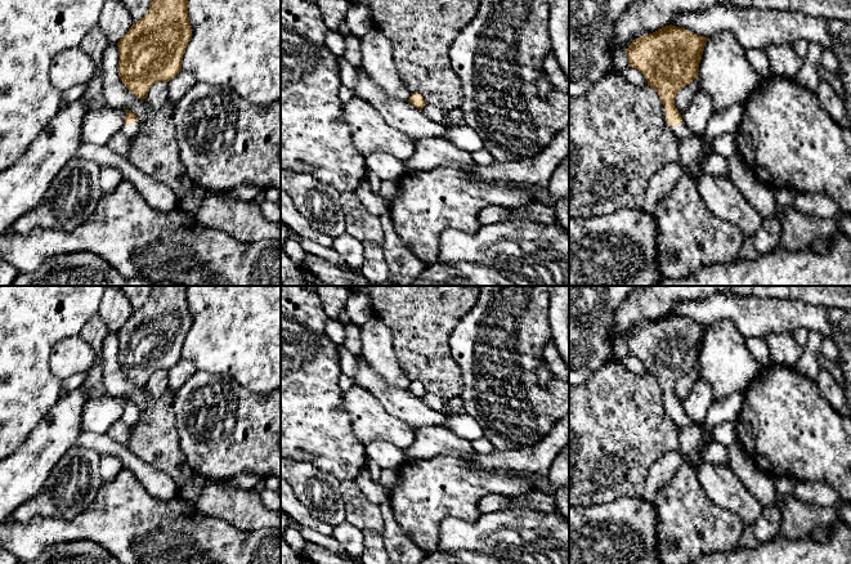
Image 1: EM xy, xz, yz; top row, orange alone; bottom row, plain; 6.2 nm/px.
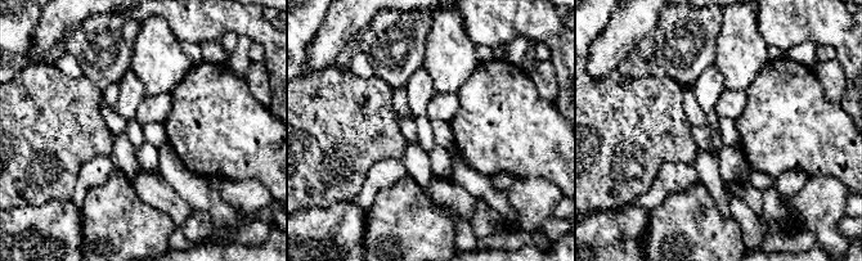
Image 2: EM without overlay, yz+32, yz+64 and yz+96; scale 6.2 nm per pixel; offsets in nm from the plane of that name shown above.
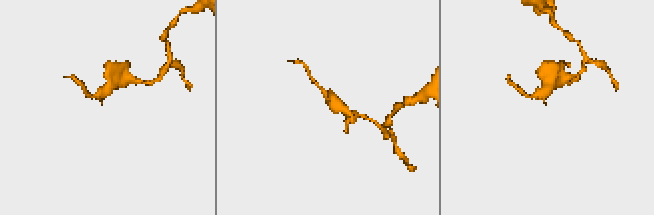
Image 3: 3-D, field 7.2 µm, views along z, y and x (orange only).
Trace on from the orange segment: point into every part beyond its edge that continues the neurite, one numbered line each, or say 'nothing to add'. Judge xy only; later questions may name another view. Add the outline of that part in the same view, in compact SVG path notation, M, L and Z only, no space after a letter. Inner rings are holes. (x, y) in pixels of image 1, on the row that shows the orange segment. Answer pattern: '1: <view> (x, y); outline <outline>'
1: xy (131, 130); outline M140 120L135 121L131 125L124 125L121 129L121 131L126 134L129 138L136 136L139 134L139 130L140 130Z

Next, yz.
1: yz (681, 130); outline M684 122L678 124L677 126L669 126L669 127L678 139L687 139L694 136L694 133Z

